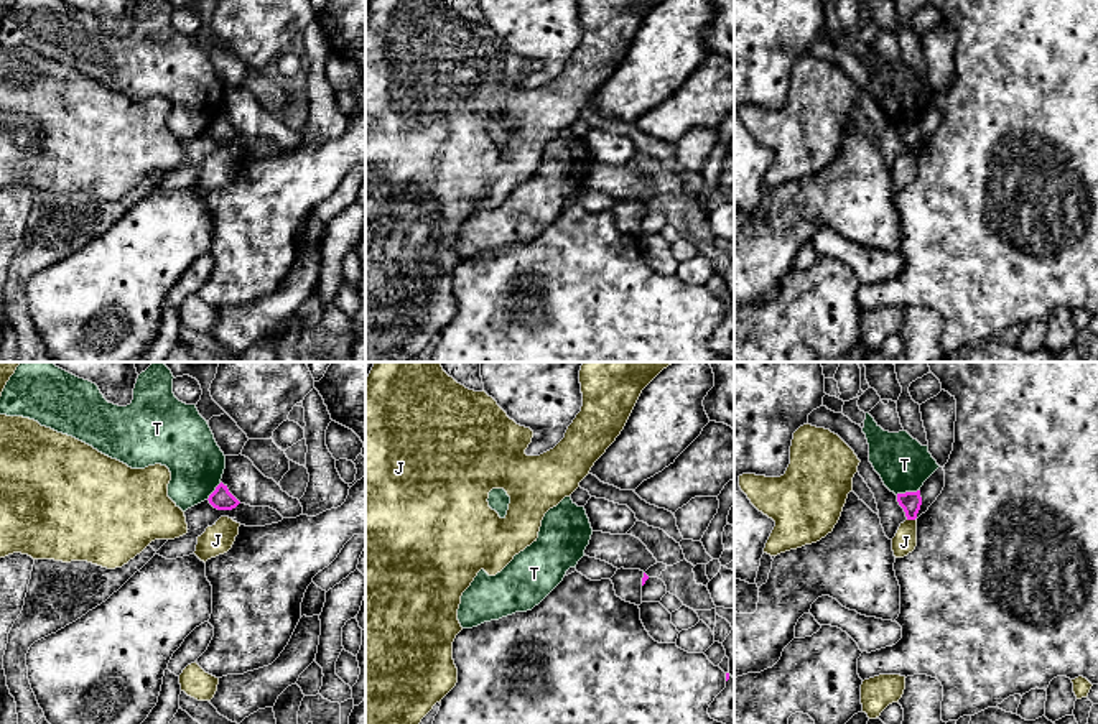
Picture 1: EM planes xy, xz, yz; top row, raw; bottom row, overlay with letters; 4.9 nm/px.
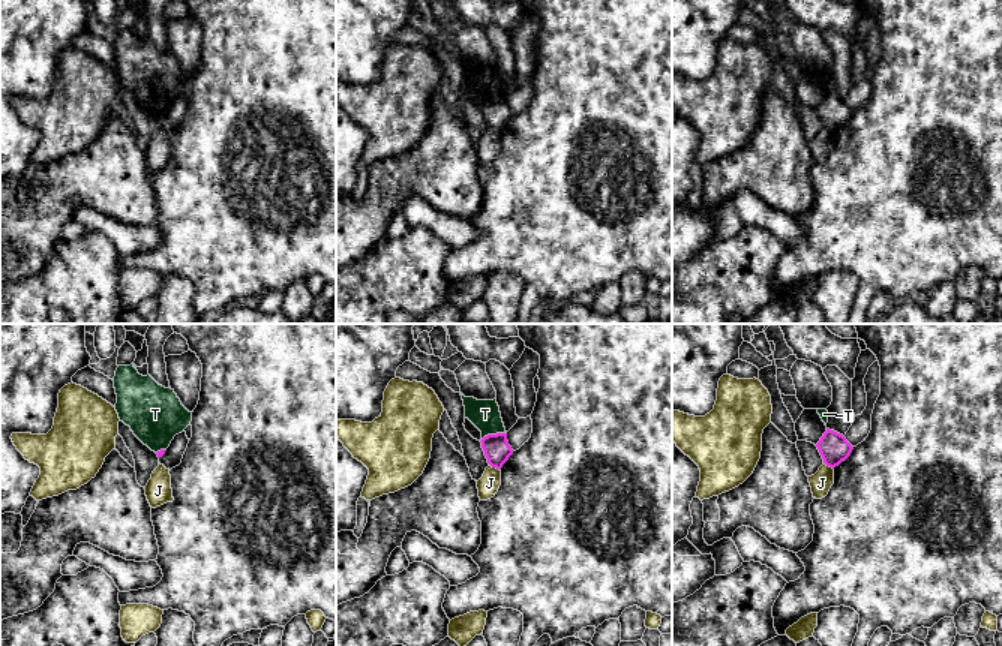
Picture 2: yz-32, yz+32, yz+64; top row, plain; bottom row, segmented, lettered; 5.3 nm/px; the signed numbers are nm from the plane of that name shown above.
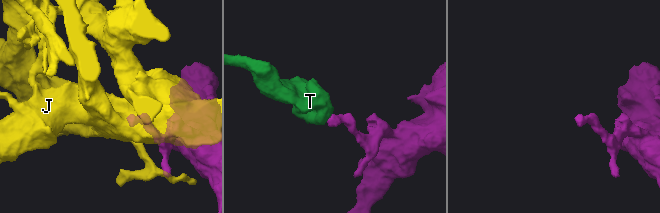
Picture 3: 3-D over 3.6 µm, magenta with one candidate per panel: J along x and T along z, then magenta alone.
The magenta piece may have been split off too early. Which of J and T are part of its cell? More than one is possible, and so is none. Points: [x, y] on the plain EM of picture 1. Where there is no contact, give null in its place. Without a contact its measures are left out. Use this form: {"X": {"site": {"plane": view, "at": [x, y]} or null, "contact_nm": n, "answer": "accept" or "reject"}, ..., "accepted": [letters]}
{"J": {"site": {"plane": "yz", "at": [911, 150]}, "contact_nm": 40, "answer": "reject"}, "T": {"site": {"plane": "yz", "at": [907, 124]}, "contact_nm": 120, "answer": "reject"}, "accepted": []}

